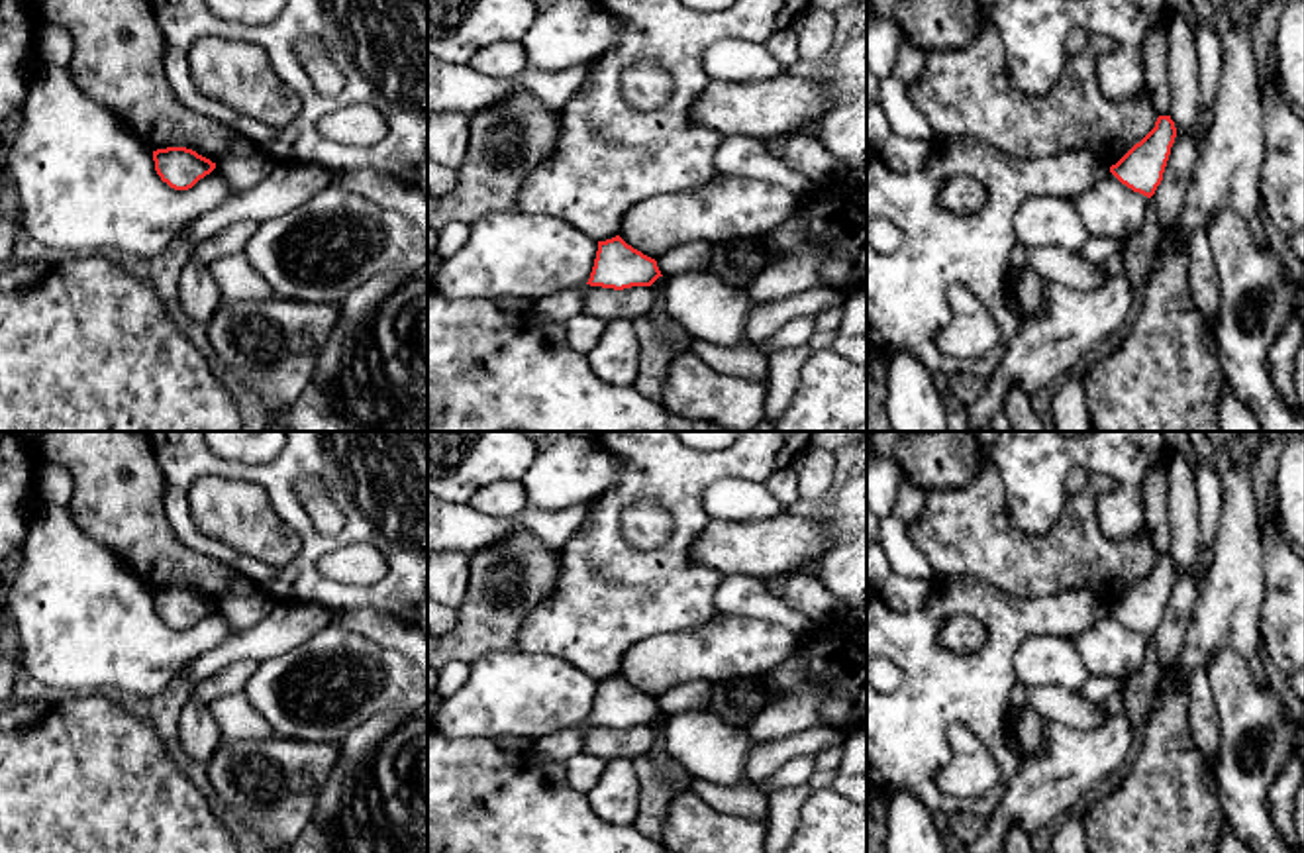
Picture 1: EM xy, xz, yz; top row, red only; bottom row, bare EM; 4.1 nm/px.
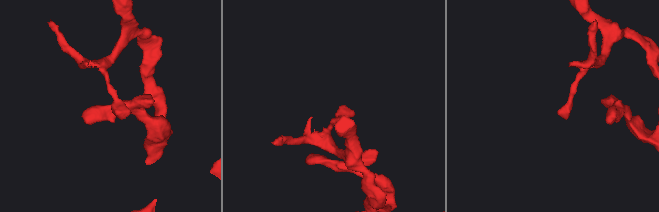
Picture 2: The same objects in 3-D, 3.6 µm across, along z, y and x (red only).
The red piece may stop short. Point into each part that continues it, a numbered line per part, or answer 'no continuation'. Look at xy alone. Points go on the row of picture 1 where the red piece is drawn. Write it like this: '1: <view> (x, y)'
no continuation

